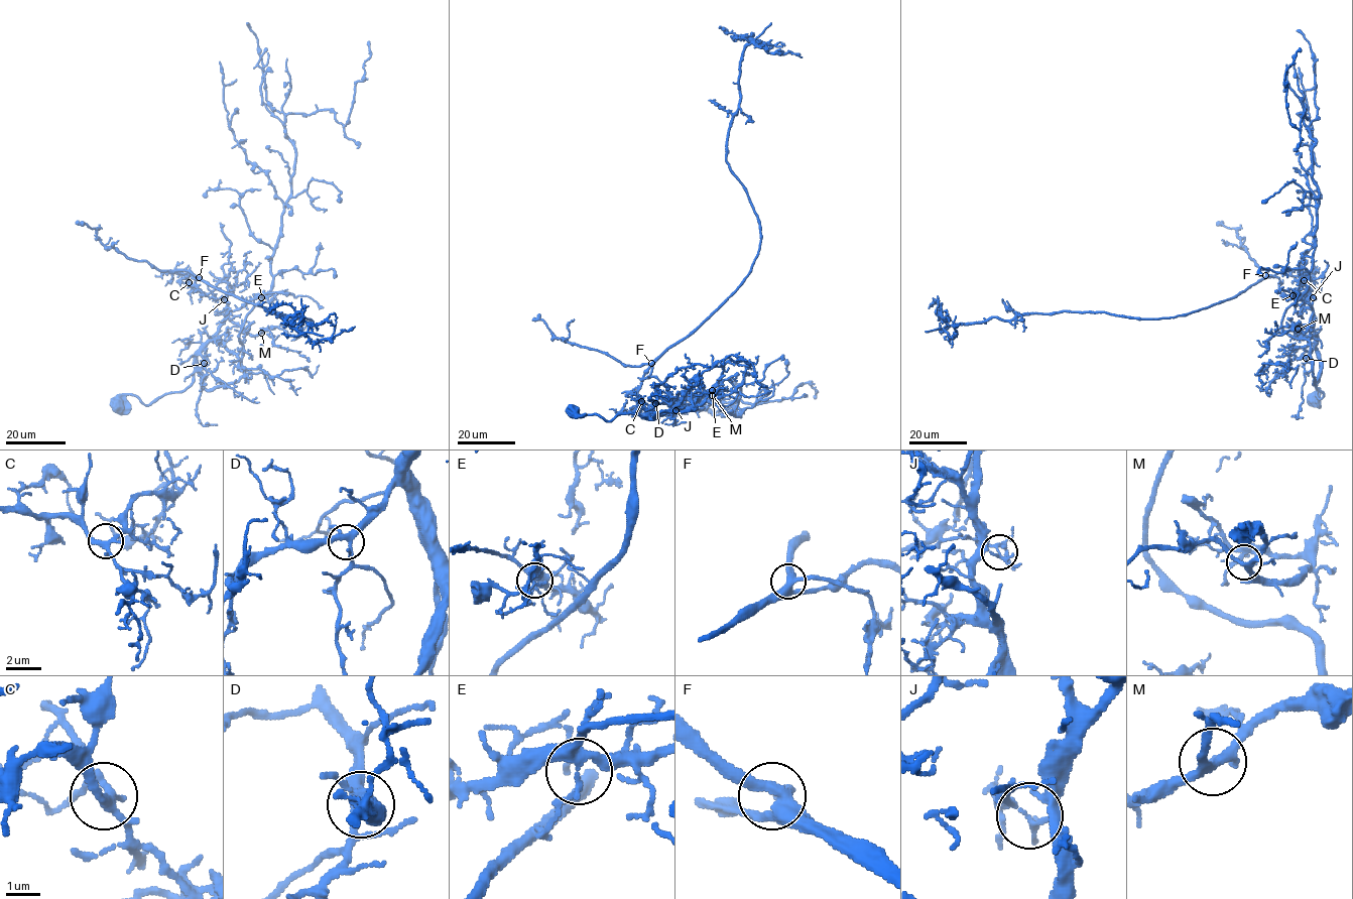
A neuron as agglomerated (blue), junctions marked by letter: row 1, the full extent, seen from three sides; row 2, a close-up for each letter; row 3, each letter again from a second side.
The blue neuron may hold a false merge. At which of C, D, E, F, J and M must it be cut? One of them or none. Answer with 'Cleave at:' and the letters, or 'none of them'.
Cleave at: J

